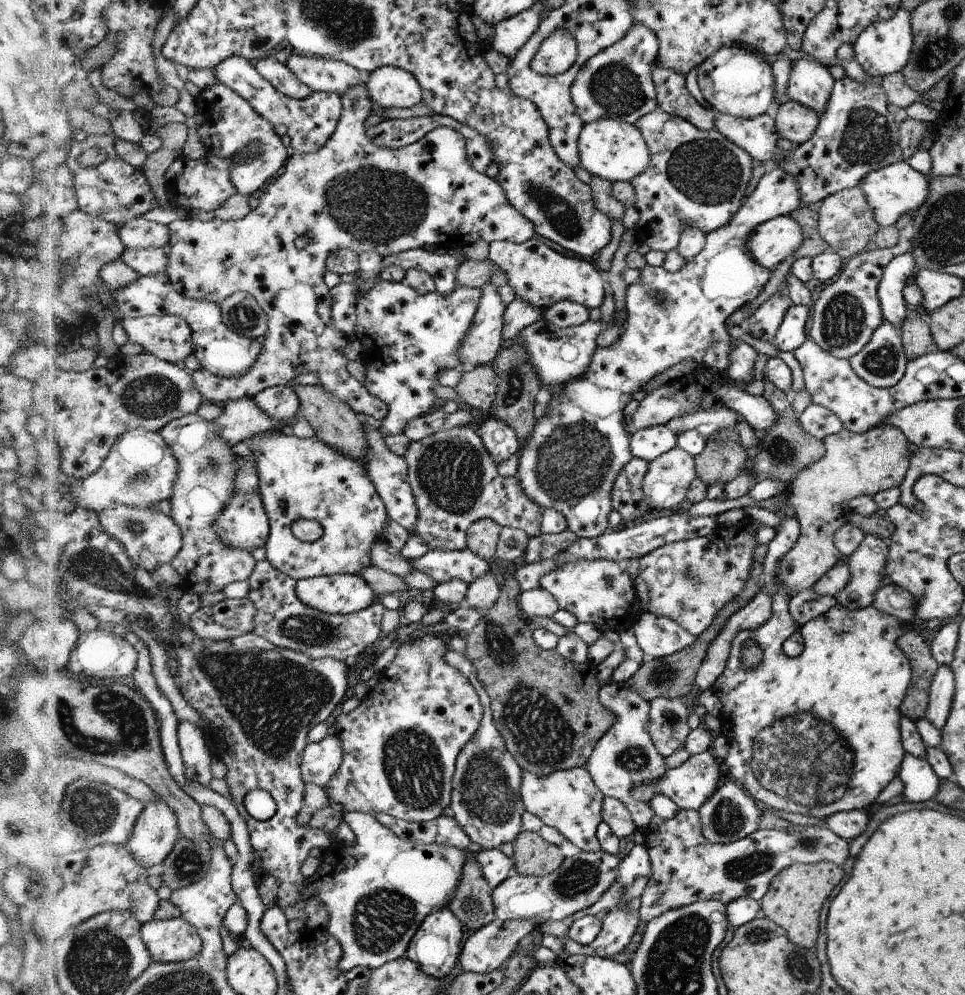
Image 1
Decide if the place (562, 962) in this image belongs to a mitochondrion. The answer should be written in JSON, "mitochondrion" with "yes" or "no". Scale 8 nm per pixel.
{"mitochondrion":"no"}

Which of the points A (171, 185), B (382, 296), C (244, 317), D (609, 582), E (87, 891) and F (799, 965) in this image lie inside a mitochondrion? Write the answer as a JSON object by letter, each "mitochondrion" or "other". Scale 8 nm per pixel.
{"A":"other","B":"other","C":"mitochondrion","D":"mitochondrion","E":"other","F":"mitochondrion"}

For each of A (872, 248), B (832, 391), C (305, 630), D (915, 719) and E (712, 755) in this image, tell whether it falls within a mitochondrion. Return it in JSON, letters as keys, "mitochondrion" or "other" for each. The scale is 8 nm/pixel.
{"A":"other","B":"other","C":"mitochondrion","D":"other","E":"other"}

